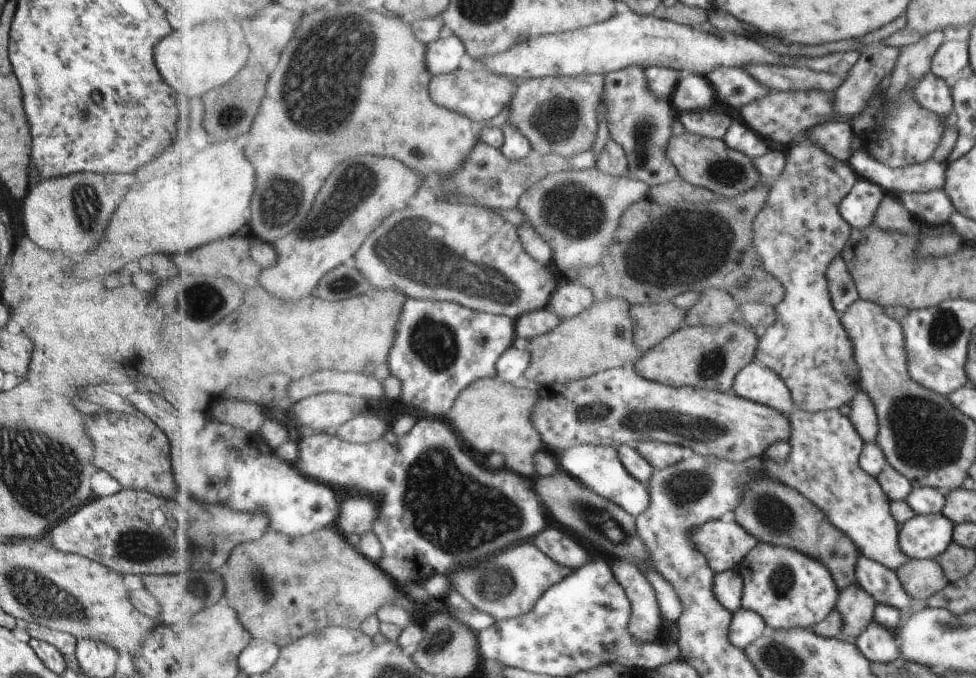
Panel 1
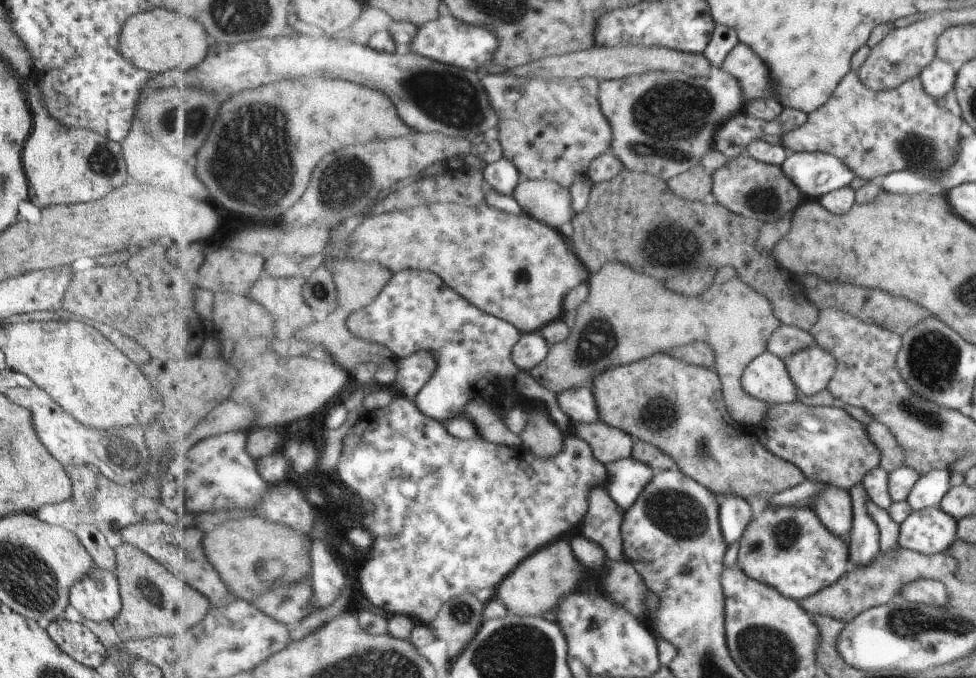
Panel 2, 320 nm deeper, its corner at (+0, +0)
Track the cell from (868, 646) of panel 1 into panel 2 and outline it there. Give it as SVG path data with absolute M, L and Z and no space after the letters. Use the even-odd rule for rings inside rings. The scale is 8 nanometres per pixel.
M861 482L848 490L852 510L848 555L854 567L866 565L879 553L878 530L866 511L866 492Z

